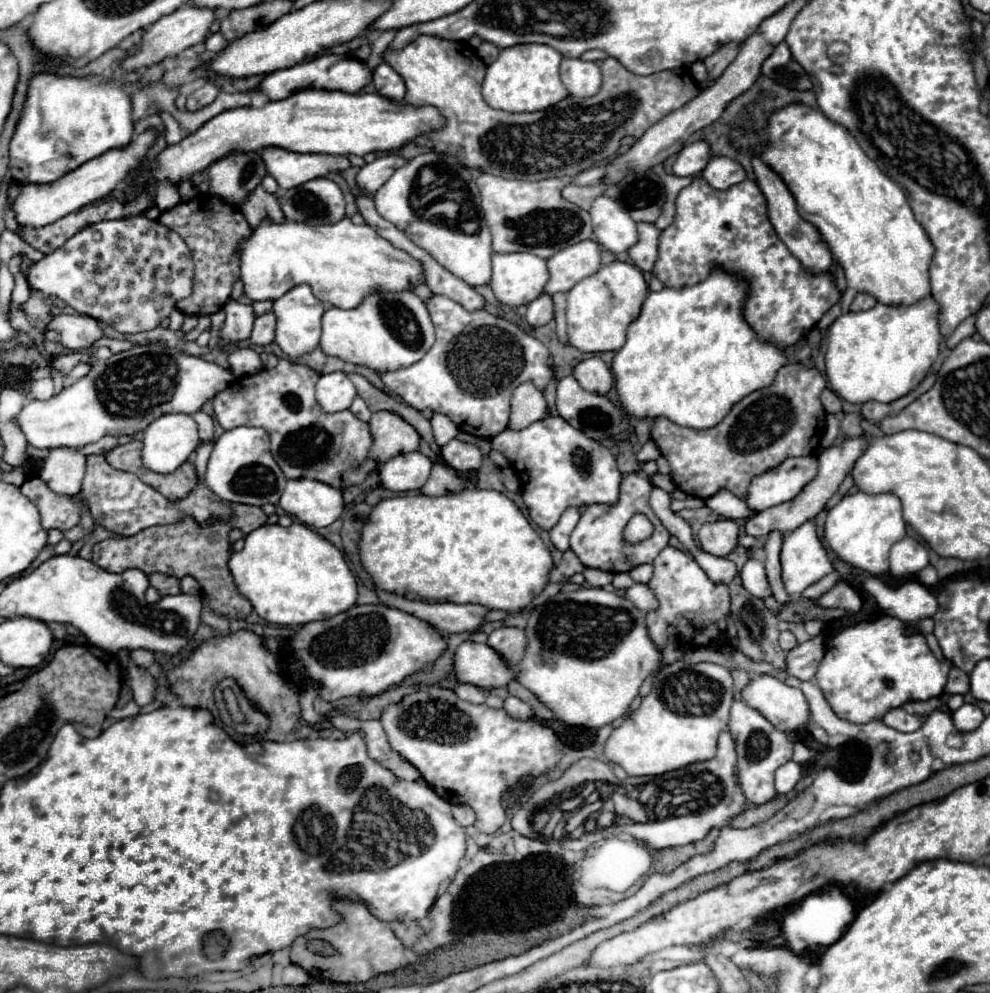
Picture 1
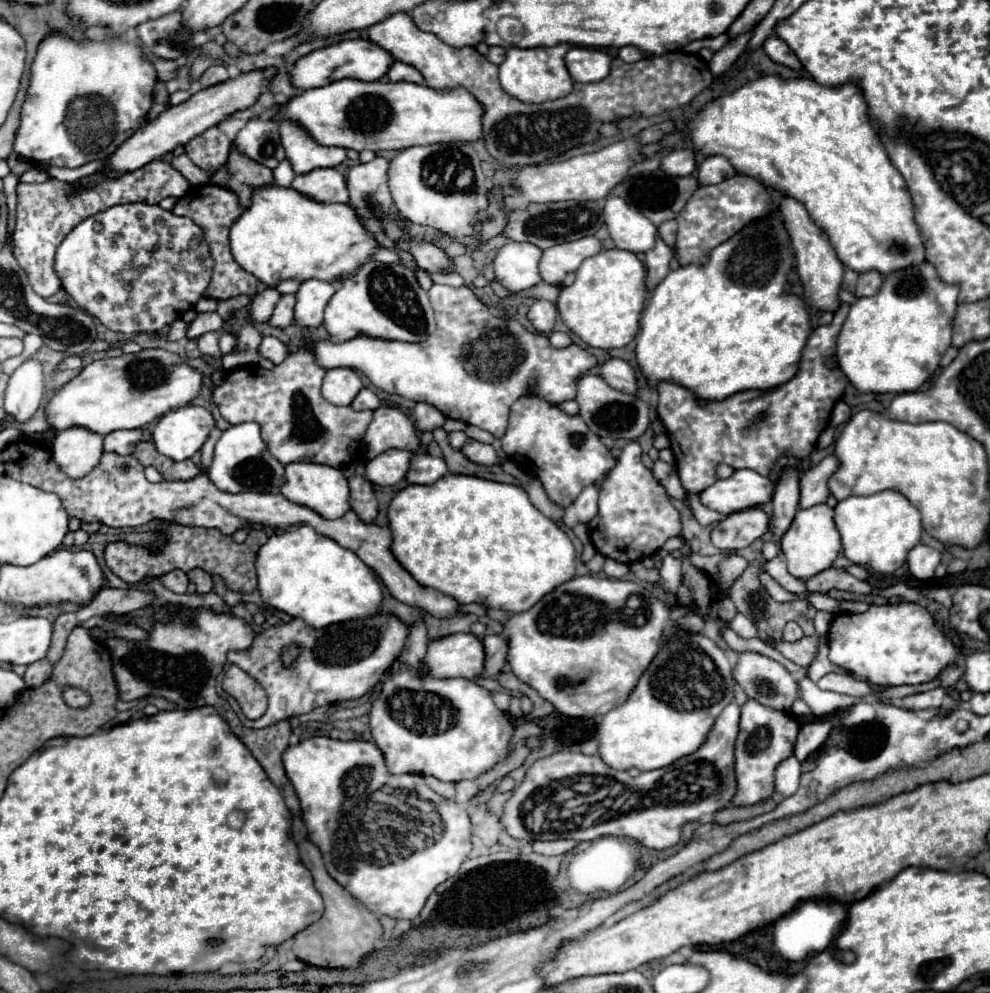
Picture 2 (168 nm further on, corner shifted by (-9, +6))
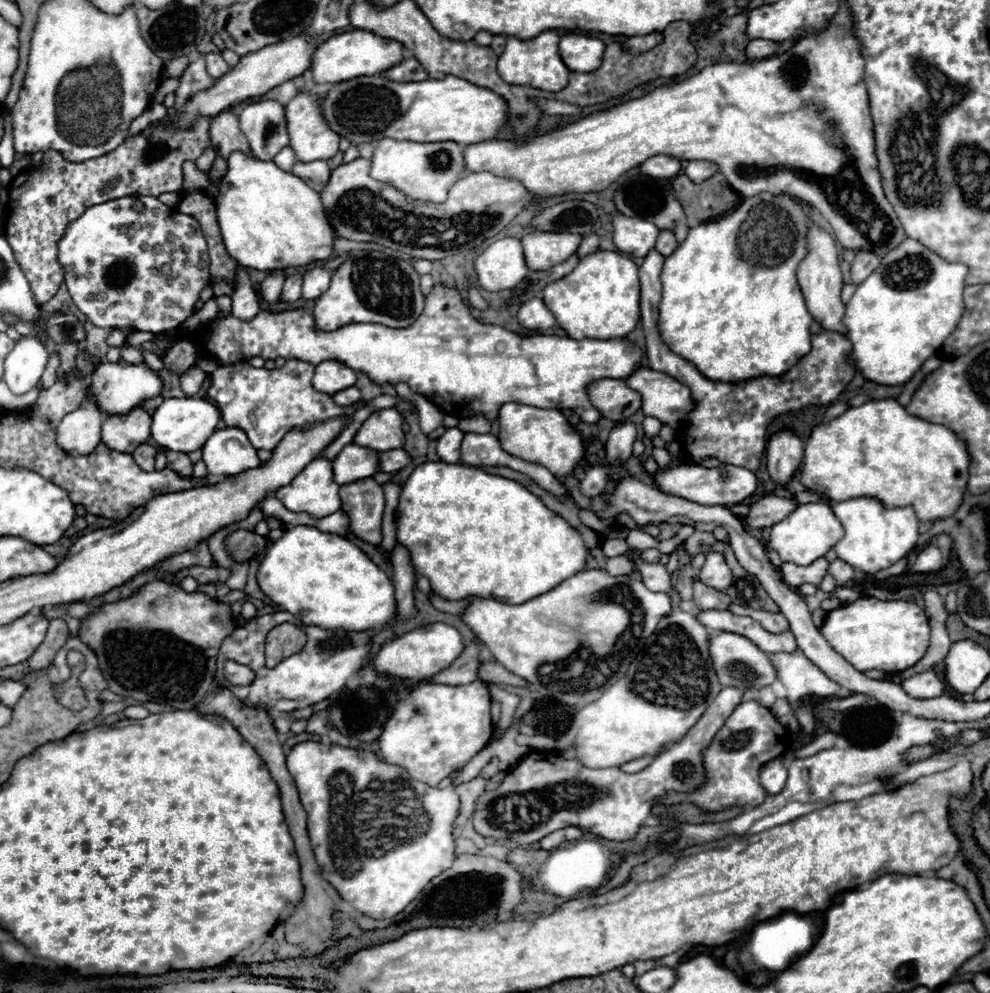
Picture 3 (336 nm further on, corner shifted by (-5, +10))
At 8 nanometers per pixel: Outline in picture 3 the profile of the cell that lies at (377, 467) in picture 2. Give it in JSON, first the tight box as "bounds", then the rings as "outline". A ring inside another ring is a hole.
{"bounds":[332,443,378,485],"outline":[[[348,443],[332,461],[334,481],[338,485],[352,483],[356,479],[372,477],[378,471],[378,451]]]}

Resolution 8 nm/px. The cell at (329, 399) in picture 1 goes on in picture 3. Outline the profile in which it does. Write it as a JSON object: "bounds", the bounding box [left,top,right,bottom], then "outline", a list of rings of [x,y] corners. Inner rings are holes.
{"bounds":[312,361,356,395],"outline":[[[322,361],[316,365],[312,385],[328,395],[334,395],[336,391],[342,391],[346,387],[352,387],[356,383],[356,373],[340,363],[340,361]]]}

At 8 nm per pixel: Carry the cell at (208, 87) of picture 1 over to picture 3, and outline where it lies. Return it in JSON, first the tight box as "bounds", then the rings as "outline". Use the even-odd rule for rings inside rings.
{"bounds":[206,53,228,79],"outline":[[[208,53],[206,55],[206,67],[208,67],[208,73],[210,73],[210,77],[214,77],[214,79],[220,79],[224,73],[228,73],[228,65],[226,65],[226,61],[222,59],[222,55],[220,53]]]}

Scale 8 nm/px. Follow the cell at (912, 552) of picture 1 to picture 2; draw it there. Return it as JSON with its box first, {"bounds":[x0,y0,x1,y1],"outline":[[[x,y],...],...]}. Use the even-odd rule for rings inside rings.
{"bounds":[906,543,942,581],"outline":[[[924,543],[912,547],[908,551],[908,557],[906,557],[906,563],[908,563],[908,569],[910,573],[920,579],[920,581],[926,581],[926,579],[932,579],[934,577],[934,569],[938,567],[942,555],[934,549],[934,547],[928,547]]]}

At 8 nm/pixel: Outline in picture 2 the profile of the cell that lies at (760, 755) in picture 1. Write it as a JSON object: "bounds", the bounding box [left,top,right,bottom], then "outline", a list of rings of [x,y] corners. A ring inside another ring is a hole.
{"bounds":[734,699,796,805],"outline":[[[748,699],[742,705],[740,733],[736,739],[736,781],[738,793],[734,805],[754,805],[766,801],[774,795],[774,771],[776,765],[788,759],[794,753],[796,745],[796,719],[790,713],[780,713],[772,707],[760,705],[754,699]]]}

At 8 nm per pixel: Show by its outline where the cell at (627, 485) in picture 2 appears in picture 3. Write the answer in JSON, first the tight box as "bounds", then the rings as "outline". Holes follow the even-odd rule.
{"bounds":[606,421,636,465],"outline":[[[632,421],[620,423],[610,431],[606,441],[606,459],[610,465],[620,465],[632,455],[632,443],[636,439],[636,425]]]}

